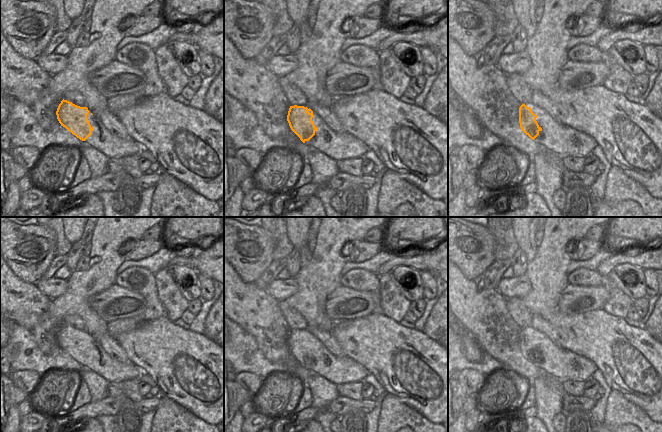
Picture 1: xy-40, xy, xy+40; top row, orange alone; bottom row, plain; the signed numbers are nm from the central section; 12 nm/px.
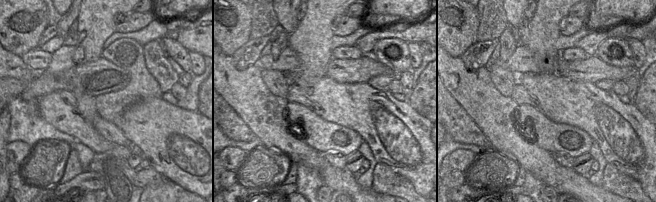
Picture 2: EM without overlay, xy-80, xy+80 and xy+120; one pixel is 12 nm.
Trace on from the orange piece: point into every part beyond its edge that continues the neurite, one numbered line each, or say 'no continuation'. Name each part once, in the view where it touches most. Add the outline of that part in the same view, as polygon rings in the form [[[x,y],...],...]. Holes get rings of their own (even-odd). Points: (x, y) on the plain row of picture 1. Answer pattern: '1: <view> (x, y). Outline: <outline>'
1: xy (338, 370). Outline: [[[314,335],[313,339],[312,345],[318,354],[309,365],[305,365],[305,368],[323,376],[337,386],[343,383],[362,382],[369,374],[360,363],[348,356],[333,355]]]

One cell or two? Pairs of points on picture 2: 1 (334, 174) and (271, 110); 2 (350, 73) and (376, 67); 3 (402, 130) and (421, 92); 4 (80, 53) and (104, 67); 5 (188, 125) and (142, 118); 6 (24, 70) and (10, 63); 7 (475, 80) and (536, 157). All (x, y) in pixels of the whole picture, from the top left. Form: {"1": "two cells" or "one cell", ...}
{"1": "one cell", "2": "one cell", "3": "two cells", "4": "two cells", "5": "one cell", "6": "one cell", "7": "one cell"}

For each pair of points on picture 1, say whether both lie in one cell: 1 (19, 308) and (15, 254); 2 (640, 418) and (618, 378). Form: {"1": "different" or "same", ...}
{"1": "different", "2": "different"}

